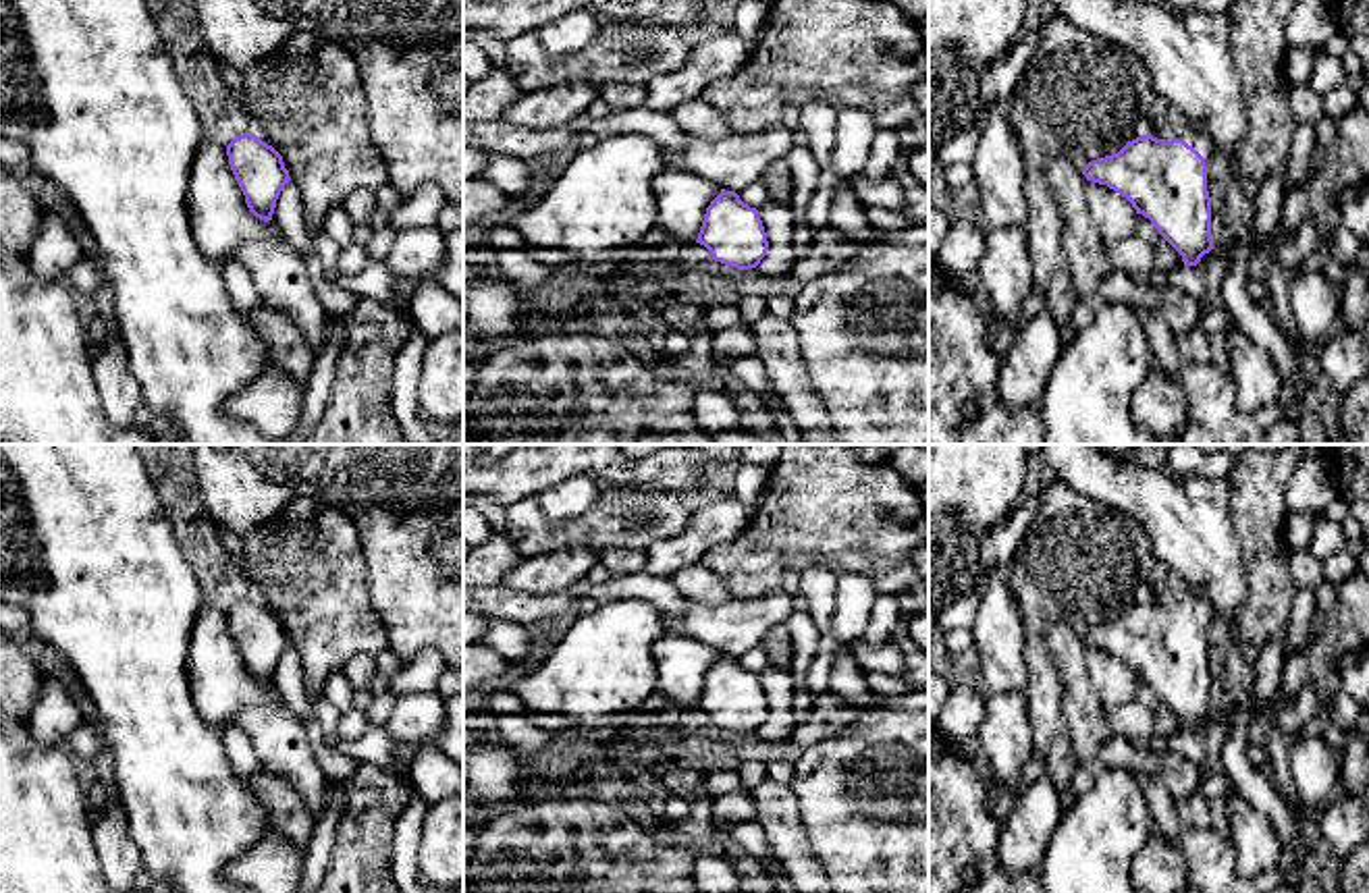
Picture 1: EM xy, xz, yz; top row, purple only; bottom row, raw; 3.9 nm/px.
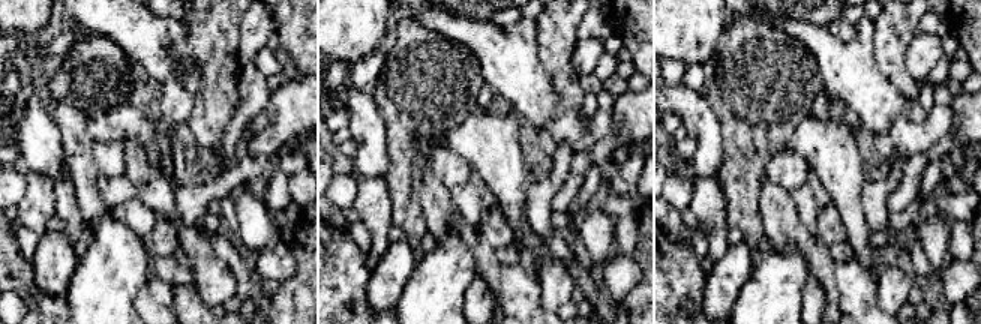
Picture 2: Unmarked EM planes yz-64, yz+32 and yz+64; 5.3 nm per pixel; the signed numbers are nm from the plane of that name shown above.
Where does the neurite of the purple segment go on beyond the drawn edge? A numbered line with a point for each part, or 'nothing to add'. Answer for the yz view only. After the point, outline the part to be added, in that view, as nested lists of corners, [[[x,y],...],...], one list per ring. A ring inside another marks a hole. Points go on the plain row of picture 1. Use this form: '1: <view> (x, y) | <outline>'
1: yz (1257, 482) | [[[1305,444],[1280,451],[1246,449],[1226,476],[1228,511],[1240,540],[1249,575],[1249,600],[1234,619],[1224,619],[1203,588],[1190,586],[1180,600],[1203,623],[1222,619],[1238,644],[1261,648],[1280,640],[1286,650],[1290,604],[1296,594],[1290,557],[1282,538],[1286,486],[1305,457]]]

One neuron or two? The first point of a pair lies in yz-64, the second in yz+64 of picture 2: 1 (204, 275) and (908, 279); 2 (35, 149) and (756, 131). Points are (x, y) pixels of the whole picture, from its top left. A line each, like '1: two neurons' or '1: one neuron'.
1: one neuron
2: two neurons

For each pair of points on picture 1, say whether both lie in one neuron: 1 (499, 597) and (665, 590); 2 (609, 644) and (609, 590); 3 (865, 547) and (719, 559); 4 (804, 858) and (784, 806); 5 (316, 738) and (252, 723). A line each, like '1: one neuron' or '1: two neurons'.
1: one neuron
2: two neurons
3: one neuron
4: one neuron
5: two neurons

